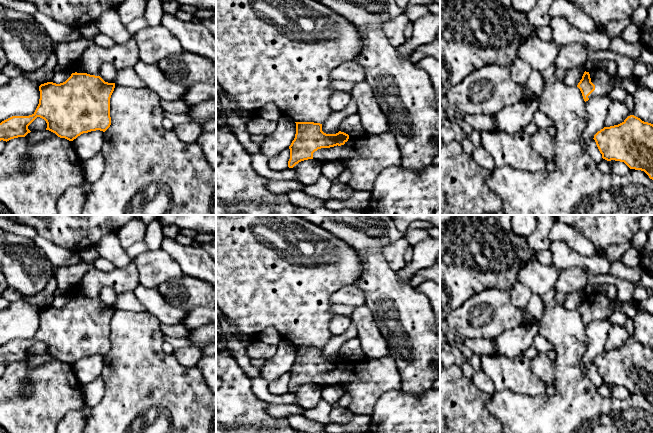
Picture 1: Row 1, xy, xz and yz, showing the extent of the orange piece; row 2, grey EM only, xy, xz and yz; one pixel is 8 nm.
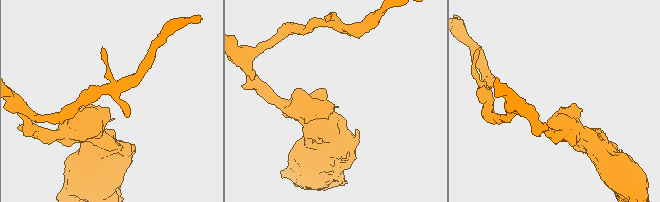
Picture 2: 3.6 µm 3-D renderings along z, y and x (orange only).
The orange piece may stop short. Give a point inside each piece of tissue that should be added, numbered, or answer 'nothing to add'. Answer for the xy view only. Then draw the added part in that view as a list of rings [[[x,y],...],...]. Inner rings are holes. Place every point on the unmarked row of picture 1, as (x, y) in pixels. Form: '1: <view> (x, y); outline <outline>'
nothing to add

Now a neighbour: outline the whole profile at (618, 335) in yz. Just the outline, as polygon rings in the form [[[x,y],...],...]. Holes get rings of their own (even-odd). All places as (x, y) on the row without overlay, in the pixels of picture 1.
[[[612,324],[608,331],[608,338],[605,343],[605,351],[618,349],[628,341],[632,336],[624,326]]]

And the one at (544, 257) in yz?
[[[549,249],[542,251],[535,251],[535,258],[545,266],[553,265],[552,253]]]

